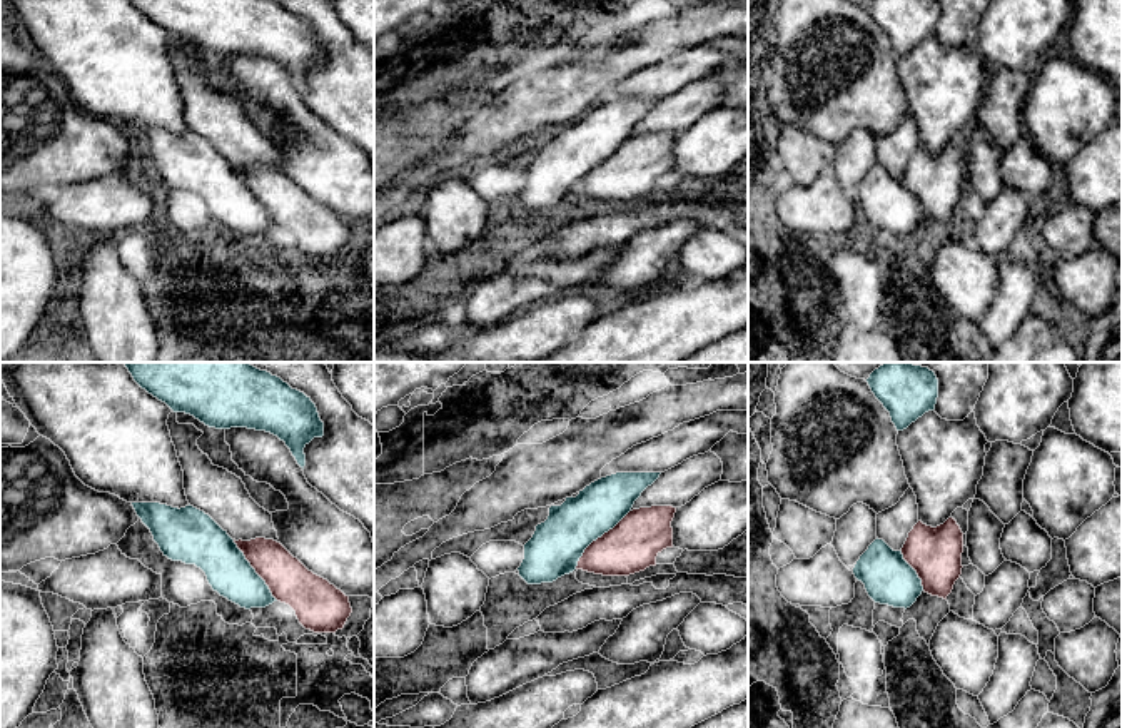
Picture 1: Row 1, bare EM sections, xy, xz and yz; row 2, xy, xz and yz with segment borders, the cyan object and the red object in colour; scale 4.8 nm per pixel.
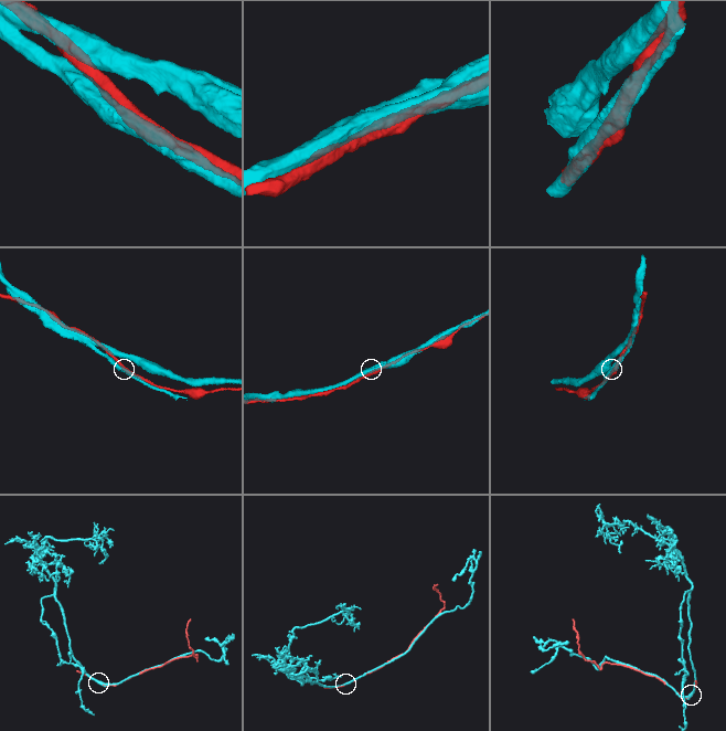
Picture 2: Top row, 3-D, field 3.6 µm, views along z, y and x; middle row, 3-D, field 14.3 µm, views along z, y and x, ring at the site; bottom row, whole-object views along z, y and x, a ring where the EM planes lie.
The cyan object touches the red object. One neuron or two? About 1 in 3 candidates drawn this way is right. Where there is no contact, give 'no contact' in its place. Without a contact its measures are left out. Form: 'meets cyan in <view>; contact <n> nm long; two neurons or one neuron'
meets cyan in xz; contact 400 nm long; two neurons

